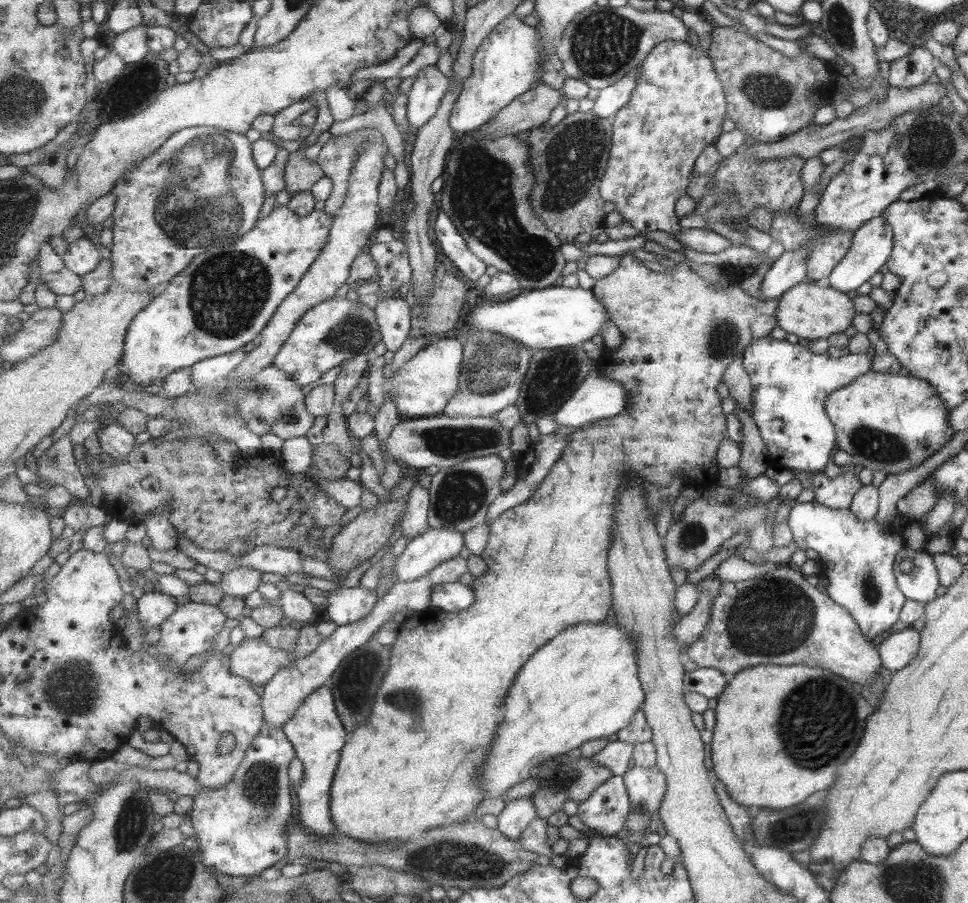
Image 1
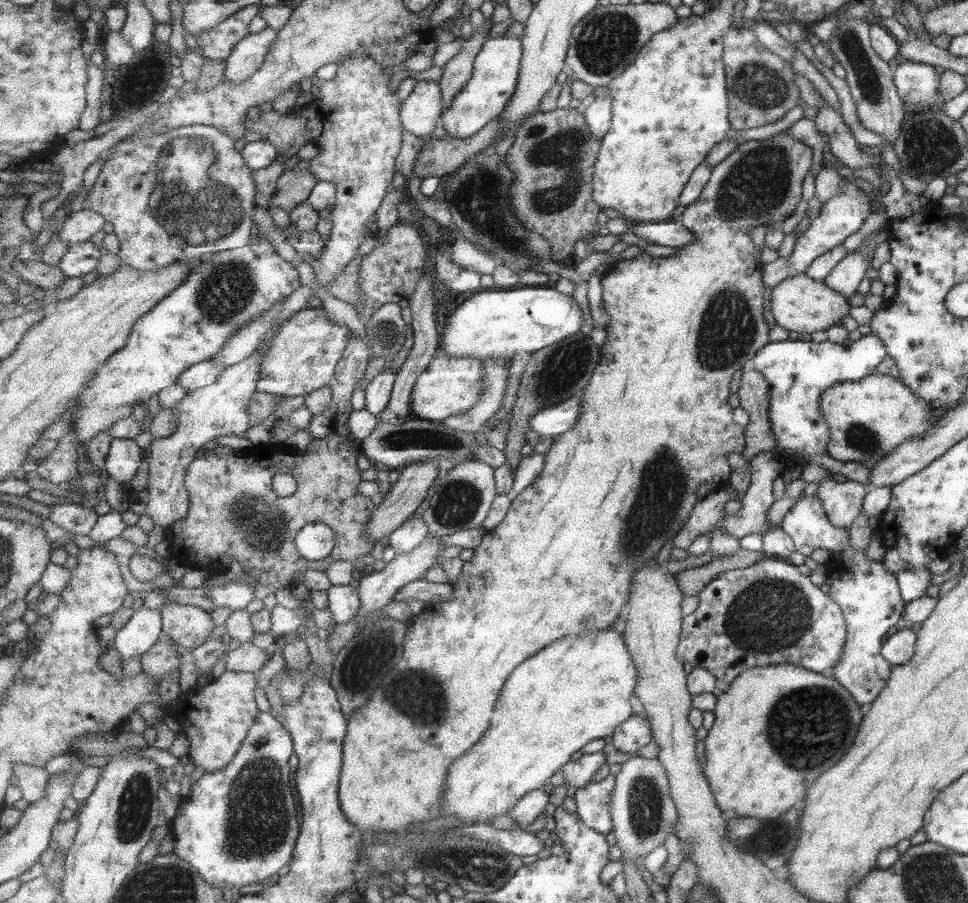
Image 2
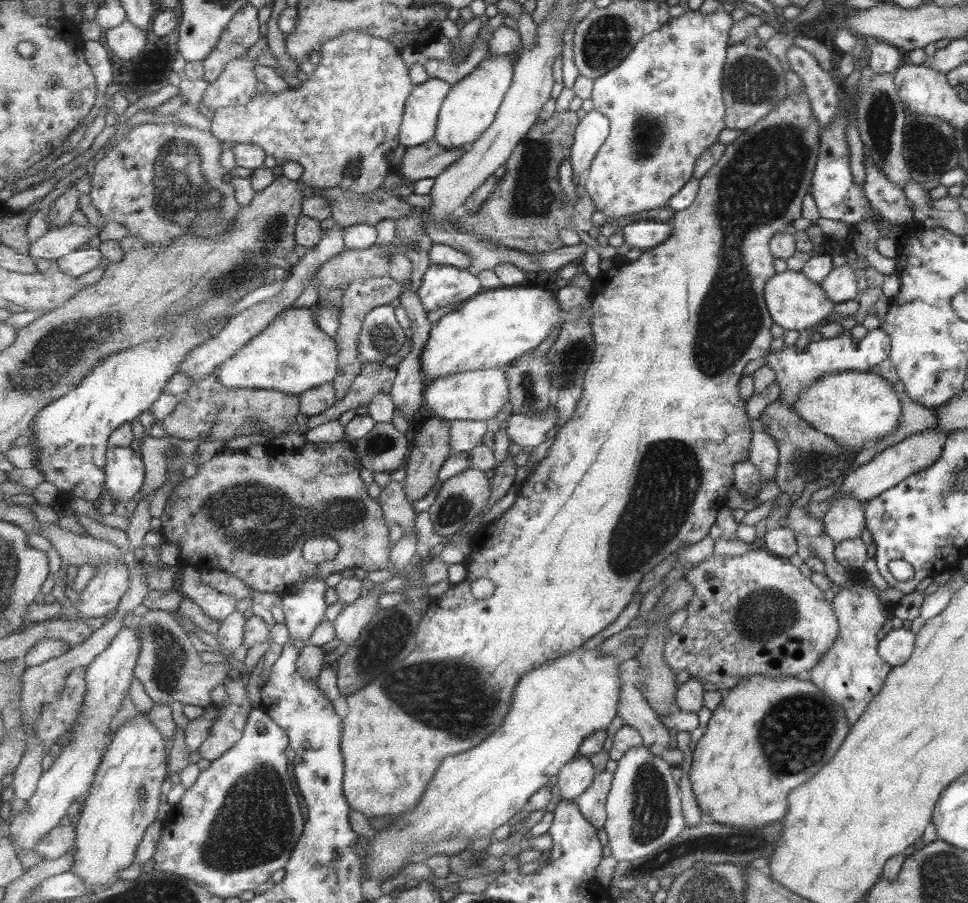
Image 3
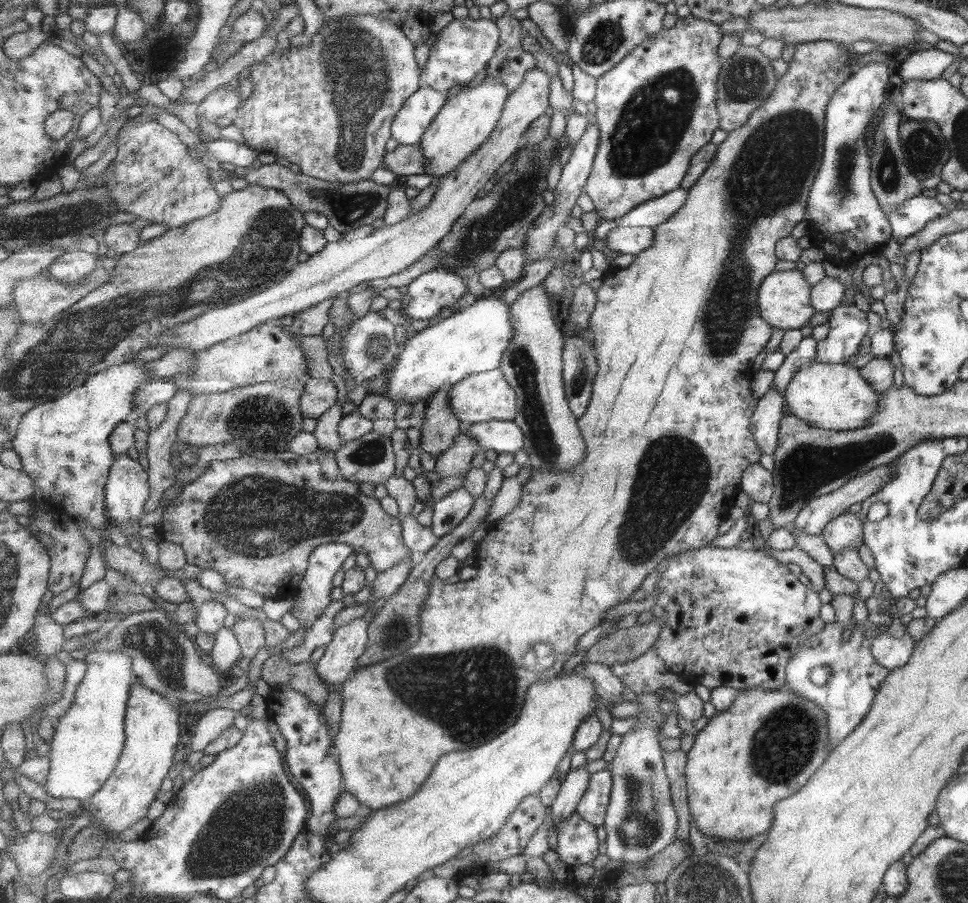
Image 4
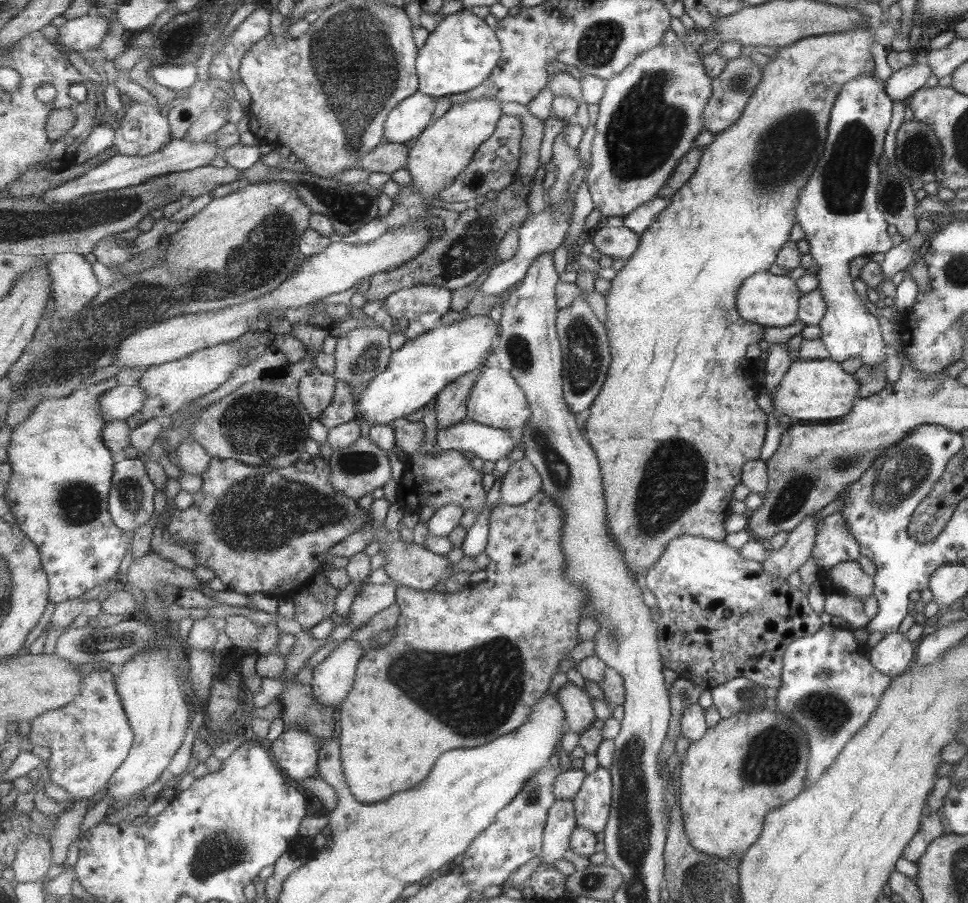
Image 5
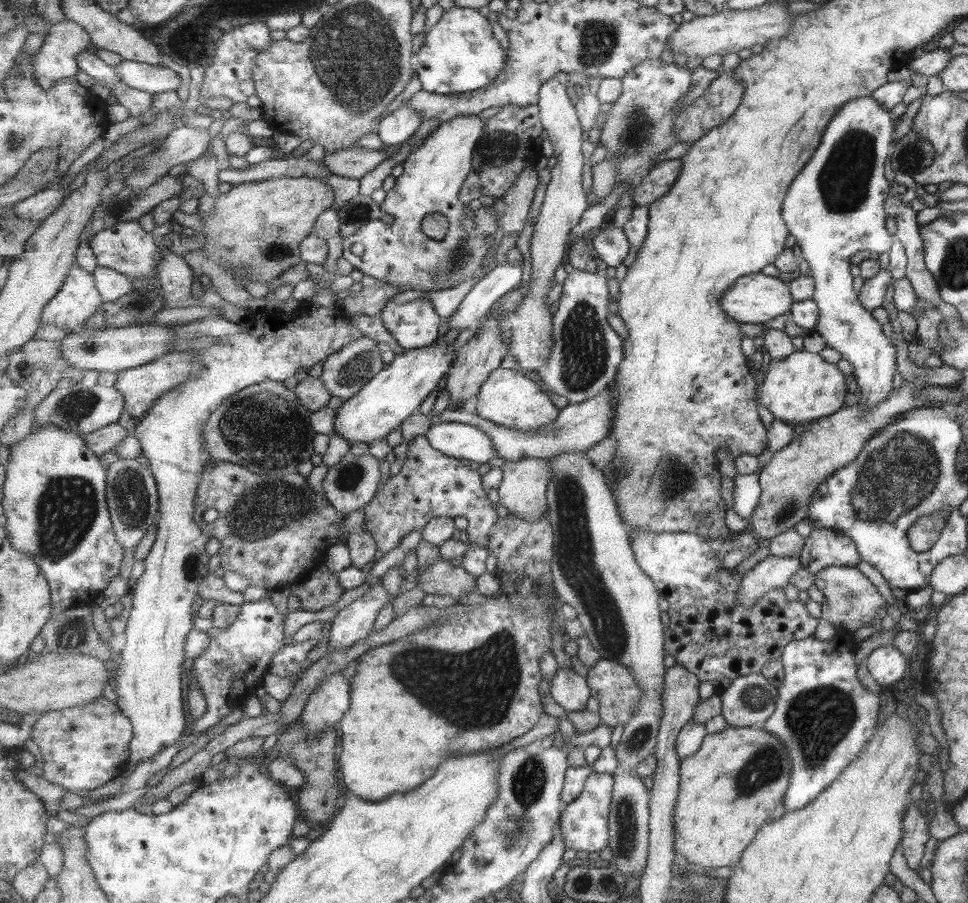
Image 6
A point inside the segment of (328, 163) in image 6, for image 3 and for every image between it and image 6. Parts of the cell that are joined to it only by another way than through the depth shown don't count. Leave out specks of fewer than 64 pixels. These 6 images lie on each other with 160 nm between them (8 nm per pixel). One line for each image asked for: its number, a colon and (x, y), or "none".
3: (429, 160)
4: (405, 160)
5: (388, 157)

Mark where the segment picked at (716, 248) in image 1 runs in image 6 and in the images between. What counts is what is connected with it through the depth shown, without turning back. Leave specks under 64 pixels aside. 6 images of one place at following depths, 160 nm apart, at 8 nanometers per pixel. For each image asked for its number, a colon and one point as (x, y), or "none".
2: (671, 233)
3: (644, 234)
4: (621, 240)
5: (619, 243)
6: (612, 244)

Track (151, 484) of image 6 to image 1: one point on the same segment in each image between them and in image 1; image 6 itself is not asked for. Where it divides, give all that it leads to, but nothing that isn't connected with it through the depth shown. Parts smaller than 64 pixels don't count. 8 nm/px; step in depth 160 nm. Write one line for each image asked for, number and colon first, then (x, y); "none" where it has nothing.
1: (116, 440)
2: (123, 460)
3: (126, 472)
4: (129, 490)
5: (132, 498)

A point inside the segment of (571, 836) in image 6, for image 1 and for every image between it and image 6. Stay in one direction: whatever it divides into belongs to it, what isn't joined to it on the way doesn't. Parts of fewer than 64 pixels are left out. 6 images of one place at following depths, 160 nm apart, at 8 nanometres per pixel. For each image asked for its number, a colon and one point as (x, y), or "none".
1: (606, 812)
2: (593, 802)
3: (592, 803)
4: (594, 806)
5: (593, 805)

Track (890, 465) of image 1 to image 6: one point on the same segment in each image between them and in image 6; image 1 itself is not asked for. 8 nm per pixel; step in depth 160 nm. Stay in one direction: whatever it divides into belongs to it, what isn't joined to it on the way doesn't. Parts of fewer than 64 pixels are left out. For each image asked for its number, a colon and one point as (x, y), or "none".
2: (869, 418)
3: (856, 408)
4: (837, 397)
5: (811, 391)
6: (796, 389)

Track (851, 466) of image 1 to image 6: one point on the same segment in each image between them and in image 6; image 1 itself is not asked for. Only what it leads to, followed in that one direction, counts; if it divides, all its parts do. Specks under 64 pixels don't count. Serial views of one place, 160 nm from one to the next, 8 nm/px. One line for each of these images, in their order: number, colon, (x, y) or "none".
2: (842, 501)
3: (844, 520)
4: (845, 530)
5: (833, 543)
6: (823, 547)

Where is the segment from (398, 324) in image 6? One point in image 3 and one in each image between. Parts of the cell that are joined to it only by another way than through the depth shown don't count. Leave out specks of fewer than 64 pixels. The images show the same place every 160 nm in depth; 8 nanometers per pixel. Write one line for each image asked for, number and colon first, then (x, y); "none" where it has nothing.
3: (443, 285)
4: (435, 293)
5: (424, 306)

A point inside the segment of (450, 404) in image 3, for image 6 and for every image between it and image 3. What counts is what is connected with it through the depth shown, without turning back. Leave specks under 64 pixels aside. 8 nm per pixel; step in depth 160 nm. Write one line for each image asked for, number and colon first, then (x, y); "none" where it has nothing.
4: (485, 396)
5: (497, 400)
6: (509, 398)

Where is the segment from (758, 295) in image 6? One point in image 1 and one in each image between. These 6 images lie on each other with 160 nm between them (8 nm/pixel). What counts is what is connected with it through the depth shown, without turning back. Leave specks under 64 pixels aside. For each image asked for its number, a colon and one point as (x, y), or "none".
1: (807, 311)
2: (798, 304)
3: (795, 303)
4: (783, 297)
5: (764, 299)

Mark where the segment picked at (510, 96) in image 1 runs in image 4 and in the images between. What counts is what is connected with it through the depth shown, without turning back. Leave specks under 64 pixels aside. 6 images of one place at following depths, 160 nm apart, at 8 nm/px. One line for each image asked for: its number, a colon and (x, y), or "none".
2: (494, 81)
3: (471, 108)
4: (469, 118)

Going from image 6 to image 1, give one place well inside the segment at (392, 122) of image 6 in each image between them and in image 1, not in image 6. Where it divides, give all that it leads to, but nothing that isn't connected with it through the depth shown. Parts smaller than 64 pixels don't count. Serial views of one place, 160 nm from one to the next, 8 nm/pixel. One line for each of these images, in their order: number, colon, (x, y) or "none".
1: (430, 86)
2: (422, 112)
3: (420, 121)
4: (418, 113)
5: (408, 121)

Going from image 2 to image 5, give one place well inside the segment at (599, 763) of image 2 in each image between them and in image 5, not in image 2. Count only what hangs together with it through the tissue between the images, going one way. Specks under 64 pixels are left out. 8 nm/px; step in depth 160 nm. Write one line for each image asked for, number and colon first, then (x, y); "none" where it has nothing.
3: (576, 777)
4: (574, 787)
5: (562, 822)

